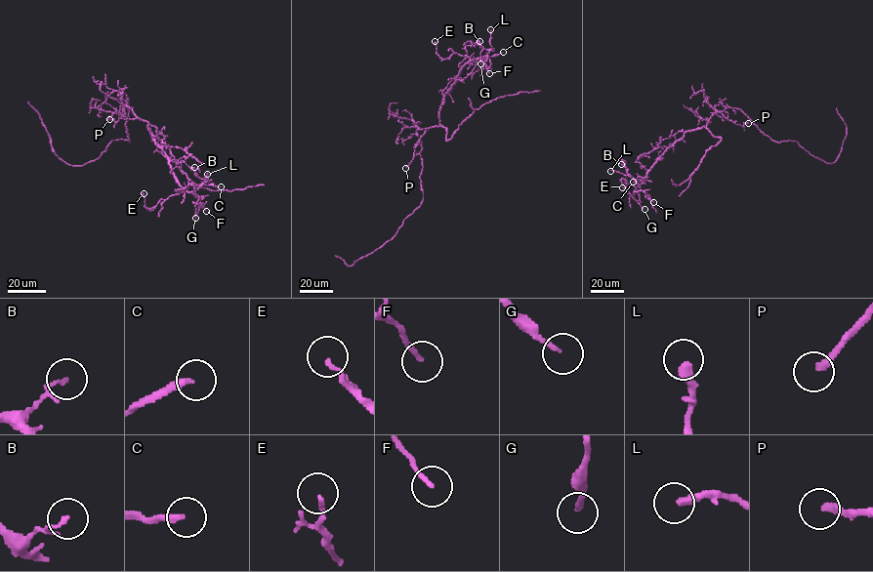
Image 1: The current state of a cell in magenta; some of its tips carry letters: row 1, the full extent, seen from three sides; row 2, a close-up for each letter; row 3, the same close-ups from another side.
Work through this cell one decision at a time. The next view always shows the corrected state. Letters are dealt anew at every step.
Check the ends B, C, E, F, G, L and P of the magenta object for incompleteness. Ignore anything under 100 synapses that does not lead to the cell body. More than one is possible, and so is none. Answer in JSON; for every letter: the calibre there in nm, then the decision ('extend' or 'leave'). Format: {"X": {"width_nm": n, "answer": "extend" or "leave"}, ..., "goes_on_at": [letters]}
{"B": {"width_nm": 130, "answer": "leave"}, "C": {"width_nm": 240, "answer": "leave"}, "E": {"width_nm": 160, "answer": "leave"}, "F": {"width_nm": 160, "answer": "leave"}, "G": {"width_nm": 170, "answer": "leave"}, "L": {"width_nm": 320, "answer": "leave"}, "P": {"width_nm": 280, "answer": "leave"}, "goes_on_at": []}

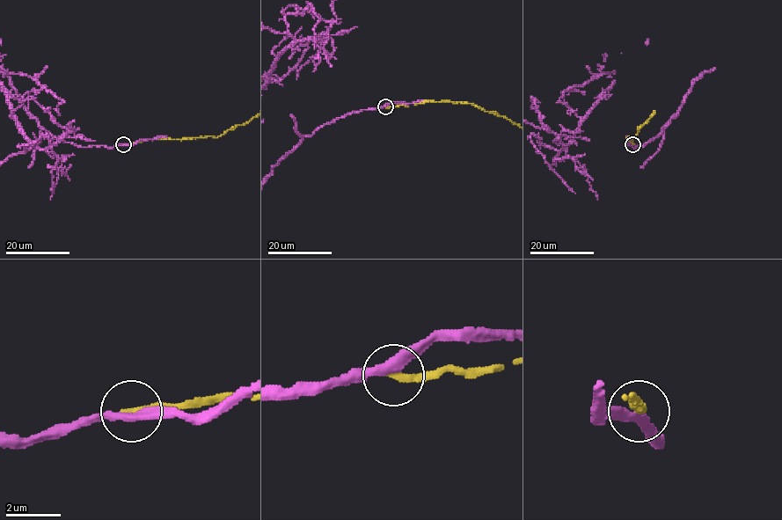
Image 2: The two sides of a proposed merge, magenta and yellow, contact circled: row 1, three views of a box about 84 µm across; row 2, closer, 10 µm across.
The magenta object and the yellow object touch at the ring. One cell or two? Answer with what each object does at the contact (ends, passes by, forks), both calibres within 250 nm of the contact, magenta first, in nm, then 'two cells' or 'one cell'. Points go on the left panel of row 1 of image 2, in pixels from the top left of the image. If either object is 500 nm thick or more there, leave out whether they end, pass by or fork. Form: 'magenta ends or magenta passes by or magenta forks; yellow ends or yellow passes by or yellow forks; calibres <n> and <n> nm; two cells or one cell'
magenta passes by; yellow ends; calibres 320 and 240 nm; two cells

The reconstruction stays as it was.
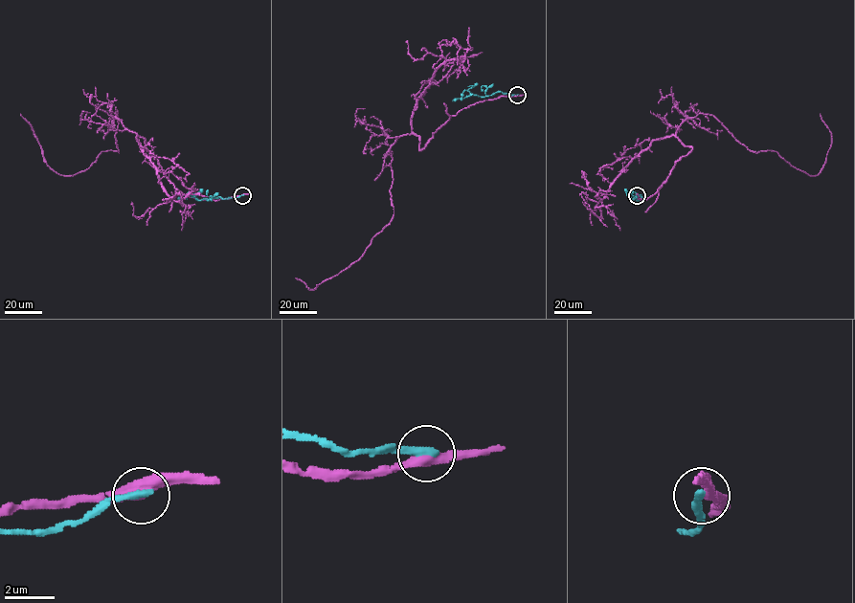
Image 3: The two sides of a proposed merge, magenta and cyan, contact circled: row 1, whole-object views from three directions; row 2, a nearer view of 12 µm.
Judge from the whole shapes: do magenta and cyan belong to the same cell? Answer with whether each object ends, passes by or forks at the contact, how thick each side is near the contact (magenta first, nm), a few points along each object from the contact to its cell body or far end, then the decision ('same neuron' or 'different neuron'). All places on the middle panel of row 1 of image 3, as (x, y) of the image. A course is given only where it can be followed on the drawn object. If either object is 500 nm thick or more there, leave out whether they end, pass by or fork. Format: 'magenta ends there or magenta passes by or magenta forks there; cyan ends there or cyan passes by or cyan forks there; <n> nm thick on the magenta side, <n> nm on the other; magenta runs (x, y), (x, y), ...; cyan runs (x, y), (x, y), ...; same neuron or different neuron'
magenta passes by; cyan ends there; 440 nm thick on the magenta side, 320 nm on the other; magenta runs (518, 95), (461, 109), (421, 150), (416, 135), (398, 137), (392, 219), (314, 289), (295, 278); cyan runs (518, 95), (497, 92), (484, 97), (470, 95), (452, 100); different neuron

